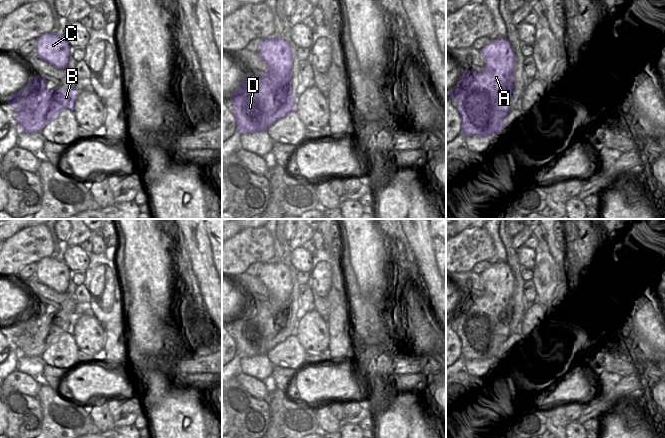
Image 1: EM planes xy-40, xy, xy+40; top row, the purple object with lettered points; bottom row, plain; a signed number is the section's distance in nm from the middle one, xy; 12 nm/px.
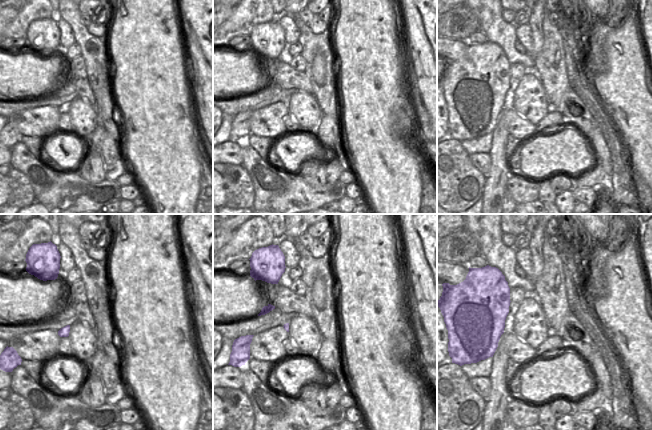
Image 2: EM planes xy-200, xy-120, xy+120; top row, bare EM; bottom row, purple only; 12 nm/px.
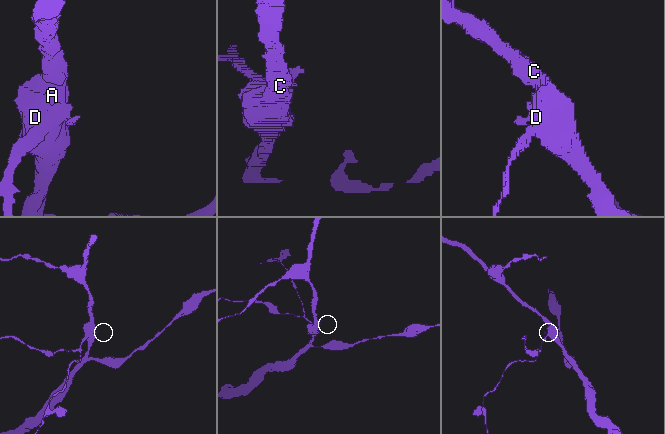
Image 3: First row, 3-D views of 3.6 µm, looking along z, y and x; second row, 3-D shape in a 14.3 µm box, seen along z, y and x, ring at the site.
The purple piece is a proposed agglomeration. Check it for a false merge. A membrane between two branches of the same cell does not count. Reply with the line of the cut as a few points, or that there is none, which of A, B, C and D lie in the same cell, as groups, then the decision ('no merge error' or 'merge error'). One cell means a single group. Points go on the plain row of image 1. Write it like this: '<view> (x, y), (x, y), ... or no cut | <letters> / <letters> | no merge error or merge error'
xy (290, 294), (275, 317), (276, 334), (269, 341), (268, 350) | A C D / B | merge error

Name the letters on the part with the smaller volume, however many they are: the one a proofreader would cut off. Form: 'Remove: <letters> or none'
Remove: B

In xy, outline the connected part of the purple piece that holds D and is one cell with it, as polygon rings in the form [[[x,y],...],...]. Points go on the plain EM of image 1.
[[[282,261],[267,262],[262,265],[259,279],[267,288],[267,296],[263,299],[256,297],[245,298],[242,308],[229,318],[233,325],[233,338],[240,358],[267,354],[270,340],[277,336],[275,317],[281,312],[281,306],[290,298],[293,281],[289,267]]]

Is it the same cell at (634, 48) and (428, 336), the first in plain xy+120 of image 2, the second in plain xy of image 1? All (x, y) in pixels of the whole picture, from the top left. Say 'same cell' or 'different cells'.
same cell

